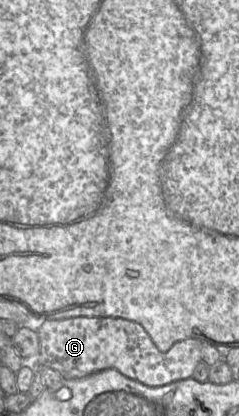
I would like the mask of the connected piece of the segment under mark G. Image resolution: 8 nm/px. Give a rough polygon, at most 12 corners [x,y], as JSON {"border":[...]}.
{"border":[[139,323],[35,326],[30,363],[65,380],[113,368],[148,387],[192,378],[203,341],[162,353]]}

